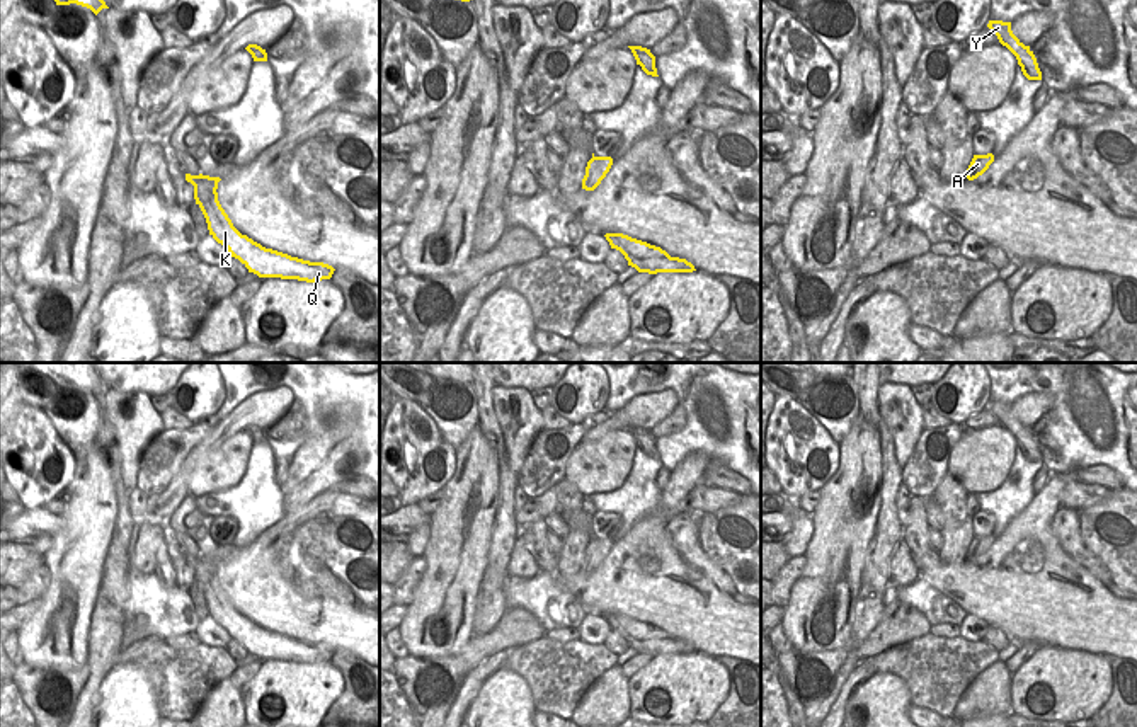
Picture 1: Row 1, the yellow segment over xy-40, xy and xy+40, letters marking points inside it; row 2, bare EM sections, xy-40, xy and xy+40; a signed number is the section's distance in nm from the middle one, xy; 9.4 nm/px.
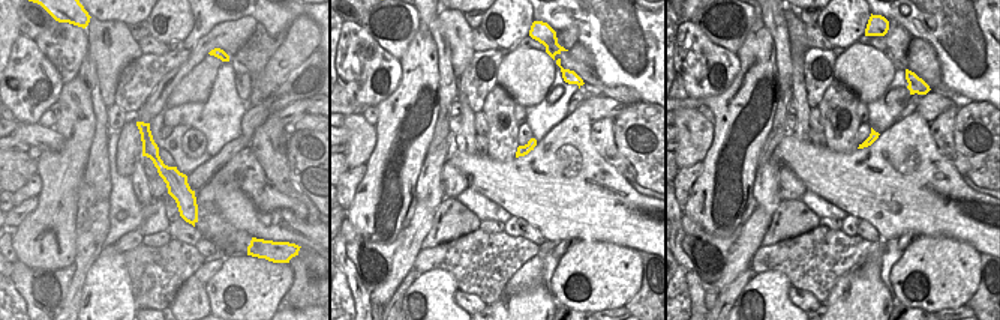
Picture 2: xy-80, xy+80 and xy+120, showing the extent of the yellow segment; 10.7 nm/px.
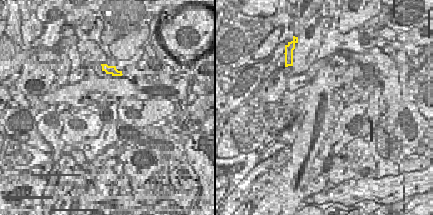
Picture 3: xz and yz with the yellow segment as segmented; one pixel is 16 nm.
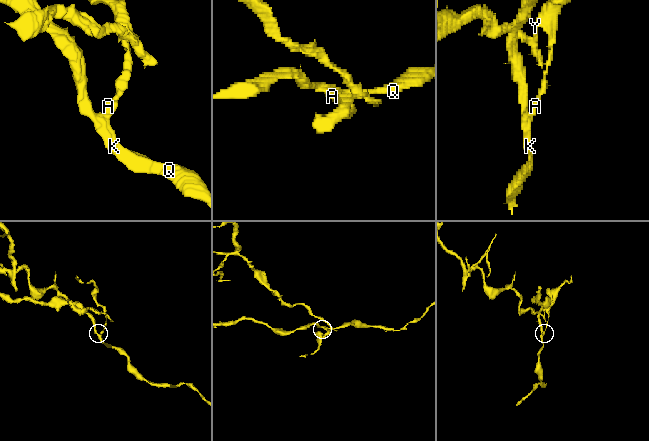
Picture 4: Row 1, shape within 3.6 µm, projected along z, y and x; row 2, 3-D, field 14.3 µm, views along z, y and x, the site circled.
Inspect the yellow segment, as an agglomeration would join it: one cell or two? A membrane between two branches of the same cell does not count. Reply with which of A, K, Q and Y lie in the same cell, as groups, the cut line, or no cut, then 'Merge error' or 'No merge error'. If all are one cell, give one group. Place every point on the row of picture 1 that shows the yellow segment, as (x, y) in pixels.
Groups: A Y / K Q. Split along xy-40 (203, 176), (217, 184). Merge error.

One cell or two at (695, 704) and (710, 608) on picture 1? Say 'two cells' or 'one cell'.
two cells

